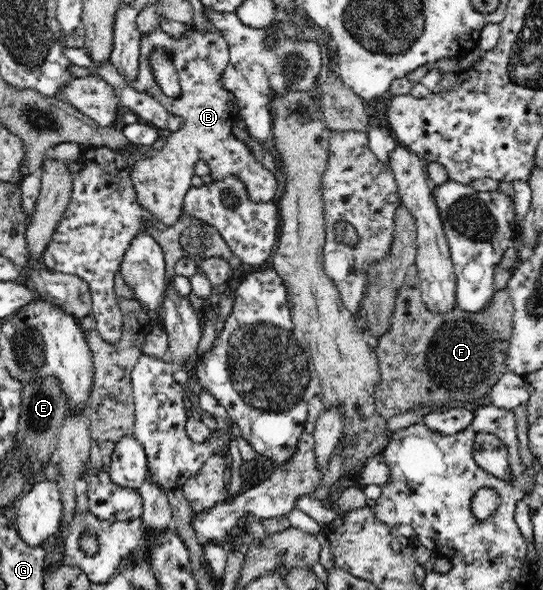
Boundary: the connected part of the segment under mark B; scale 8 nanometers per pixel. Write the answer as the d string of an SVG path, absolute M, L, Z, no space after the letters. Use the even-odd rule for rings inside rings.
M193 21L187 23L186 27L187 27L187 31L185 31L185 37L179 37L179 39L169 36L167 33L163 32L160 28L155 29L155 31L151 31L151 33L149 33L149 37L148 35L143 35L140 41L141 51L140 51L140 56L139 56L140 60L139 60L138 74L134 82L130 81L129 83L127 83L131 88L133 88L135 91L138 91L139 93L149 94L151 97L157 98L160 101L160 104L163 105L163 107L165 107L165 109L170 113L171 117L179 116L180 118L184 120L183 125L178 130L168 133L167 141L165 142L165 145L157 153L155 153L153 157L143 158L137 161L137 163L133 165L133 169L131 169L131 182L133 182L133 186L135 186L135 196L137 196L137 200L139 200L139 203L141 203L141 207L151 212L151 216L153 216L153 221L155 223L155 228L160 228L160 229L166 229L167 227L172 227L173 225L175 225L175 222L181 217L182 203L183 203L185 194L187 193L187 190L189 188L193 187L191 185L191 179L193 179L195 163L197 163L197 161L201 161L201 159L209 166L209 169L210 169L210 173L209 173L207 180L223 181L223 179L225 179L227 175L236 175L237 177L240 177L241 181L245 182L245 185L247 185L248 196L251 197L253 201L259 202L259 201L269 201L271 199L274 199L273 197L275 197L275 191L279 189L280 177L277 174L273 173L272 171L265 169L256 160L256 157L252 154L250 149L248 149L248 147L244 143L241 143L232 134L232 127L235 125L237 119L240 119L240 114L238 111L239 107L237 107L236 105L237 101L235 99L235 96L230 91L223 89L222 85L220 84L221 74L223 73L223 70L225 69L225 67L227 67L227 64L229 63L229 60L230 60L228 43L225 42L225 39L223 39L223 36L221 36L220 33L217 31L207 31L207 33L202 33L202 31L200 31L199 29L196 29ZM155 48L164 48L166 51L170 53L172 61L177 69L180 88L182 91L179 97L172 98L172 97L169 97L168 95L165 95L161 91L161 88L158 86L158 83L155 82L153 72L151 71L151 66L149 66L149 55Z

